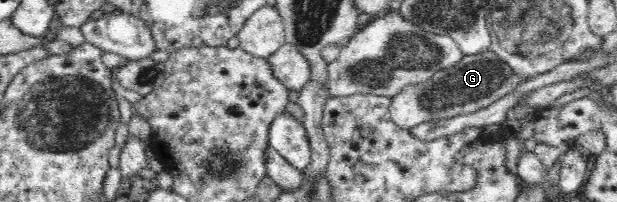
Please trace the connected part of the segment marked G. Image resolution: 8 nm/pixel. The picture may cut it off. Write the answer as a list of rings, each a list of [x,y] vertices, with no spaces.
[[[488,50],[476,55],[465,55],[456,65],[445,70],[435,71],[430,79],[420,82],[415,86],[410,84],[403,87],[403,90],[398,95],[391,98],[389,114],[391,115],[391,121],[398,128],[410,130],[412,127],[420,125],[420,123],[449,119],[457,115],[478,111],[478,108],[483,108],[494,103],[524,81],[526,79],[521,79],[521,75],[513,73],[510,67],[493,51]]]

